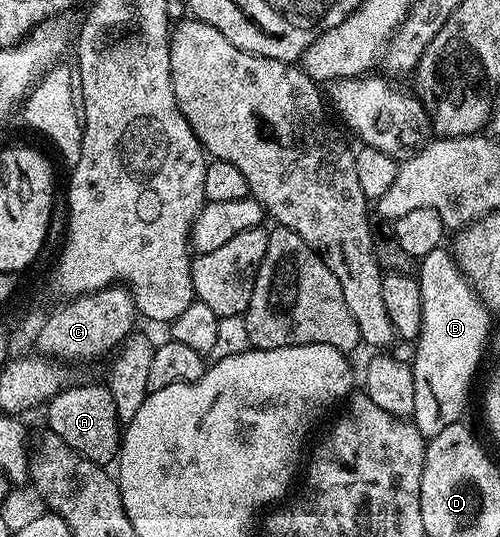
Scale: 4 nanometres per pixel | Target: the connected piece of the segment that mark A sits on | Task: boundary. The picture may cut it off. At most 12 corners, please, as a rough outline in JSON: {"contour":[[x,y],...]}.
{"contour":[[107,383],[46,405],[47,431],[101,466],[117,459],[122,421]]}

